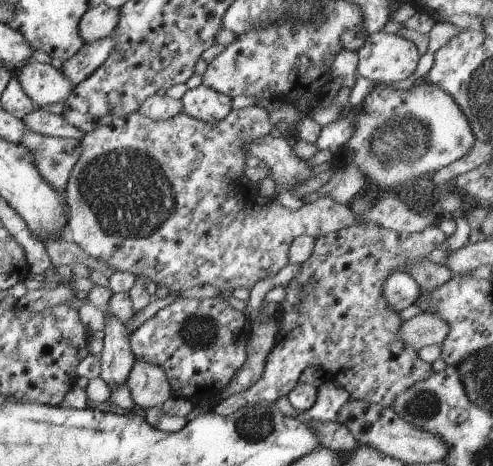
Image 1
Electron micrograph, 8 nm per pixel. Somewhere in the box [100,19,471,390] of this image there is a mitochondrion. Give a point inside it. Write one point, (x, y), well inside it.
(403, 139)

